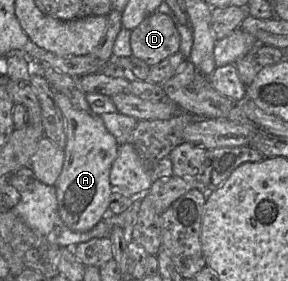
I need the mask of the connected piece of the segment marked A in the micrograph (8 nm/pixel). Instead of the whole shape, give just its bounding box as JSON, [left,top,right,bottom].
[53,90,119,232]

